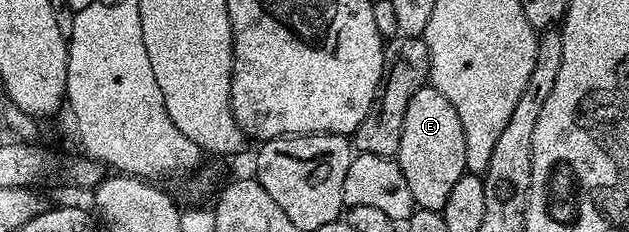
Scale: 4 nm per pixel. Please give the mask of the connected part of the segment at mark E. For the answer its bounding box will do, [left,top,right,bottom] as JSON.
[396,87,467,212]

